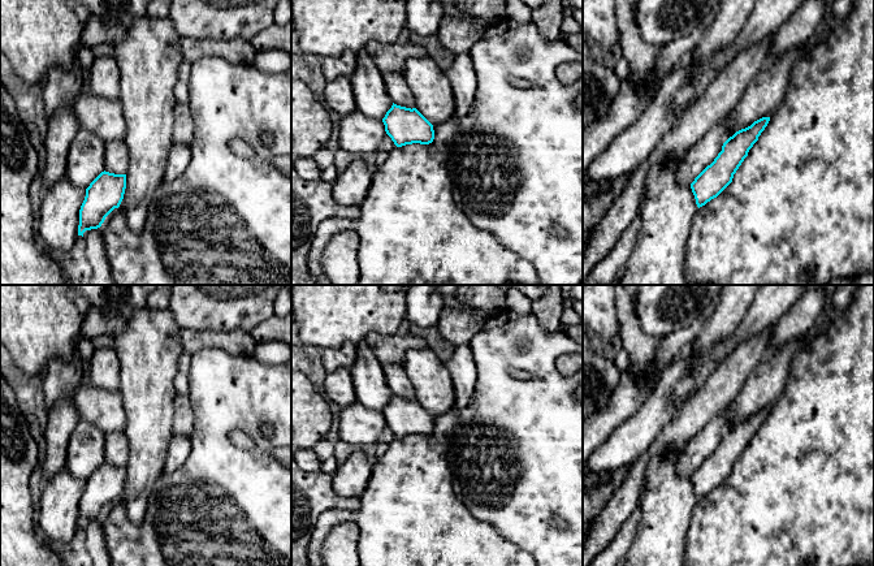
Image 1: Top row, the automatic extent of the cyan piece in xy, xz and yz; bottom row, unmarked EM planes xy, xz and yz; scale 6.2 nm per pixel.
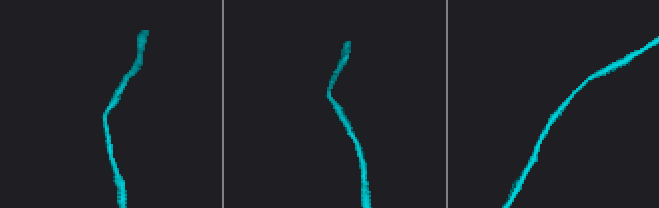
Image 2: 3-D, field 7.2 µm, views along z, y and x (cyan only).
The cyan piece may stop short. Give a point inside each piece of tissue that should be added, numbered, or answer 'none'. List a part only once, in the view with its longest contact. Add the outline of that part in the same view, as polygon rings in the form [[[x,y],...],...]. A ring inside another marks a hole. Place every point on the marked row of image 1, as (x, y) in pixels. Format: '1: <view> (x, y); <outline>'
none

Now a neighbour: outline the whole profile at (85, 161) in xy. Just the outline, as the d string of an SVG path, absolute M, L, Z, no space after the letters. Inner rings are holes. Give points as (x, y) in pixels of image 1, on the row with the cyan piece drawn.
M81 129L69 147L65 176L74 186L87 189L105 170L104 155L105 143Z

